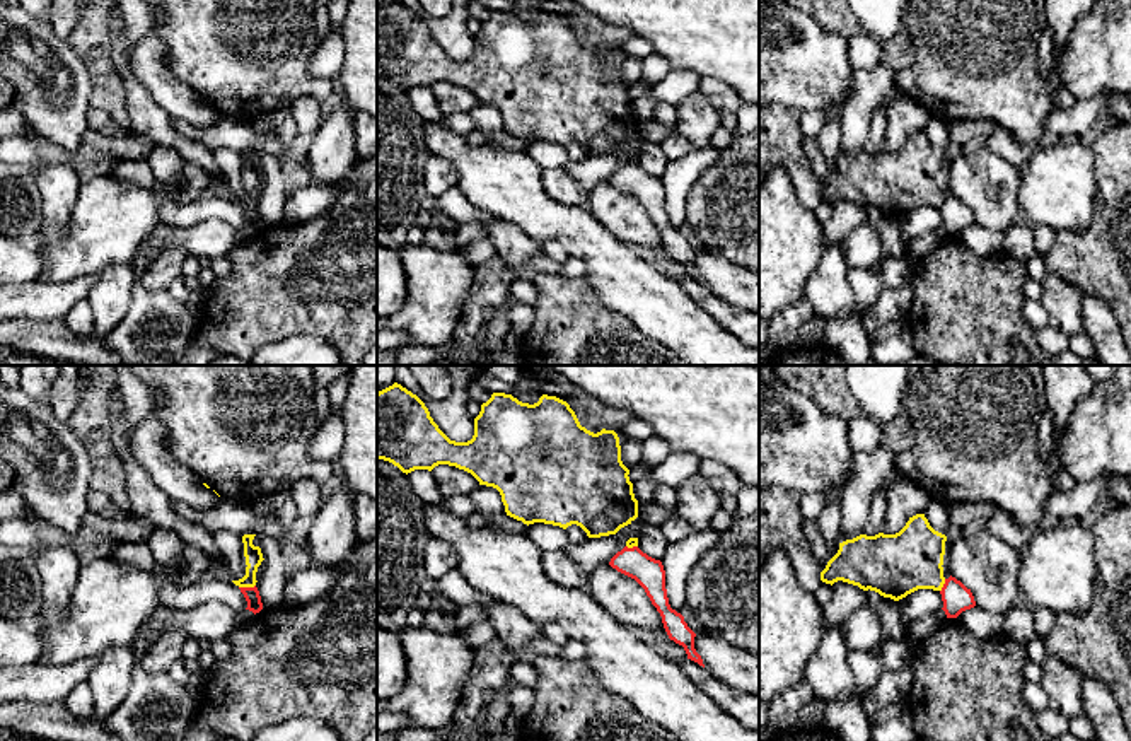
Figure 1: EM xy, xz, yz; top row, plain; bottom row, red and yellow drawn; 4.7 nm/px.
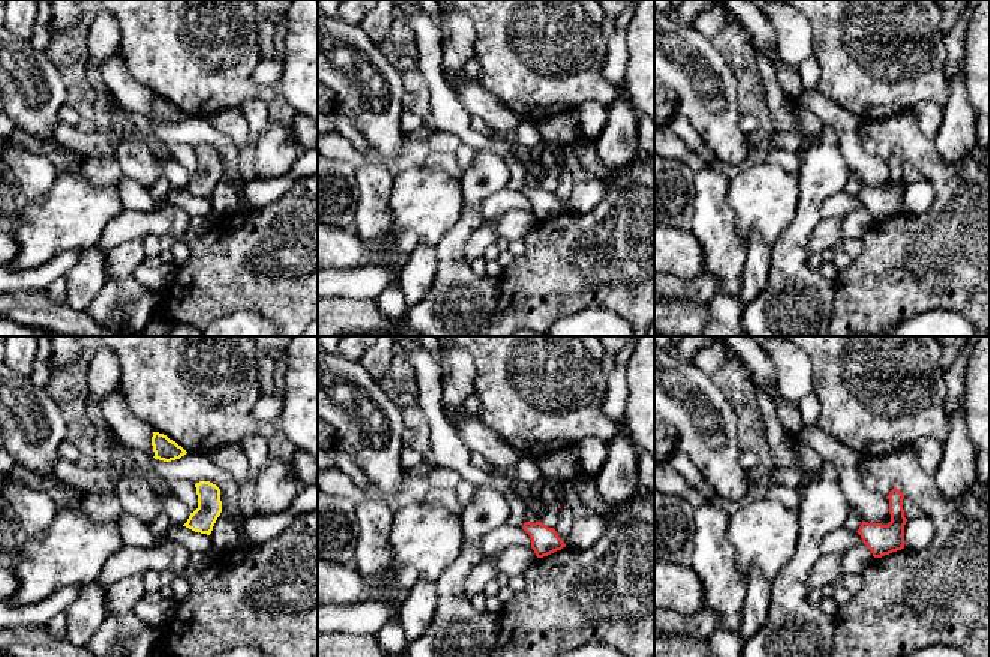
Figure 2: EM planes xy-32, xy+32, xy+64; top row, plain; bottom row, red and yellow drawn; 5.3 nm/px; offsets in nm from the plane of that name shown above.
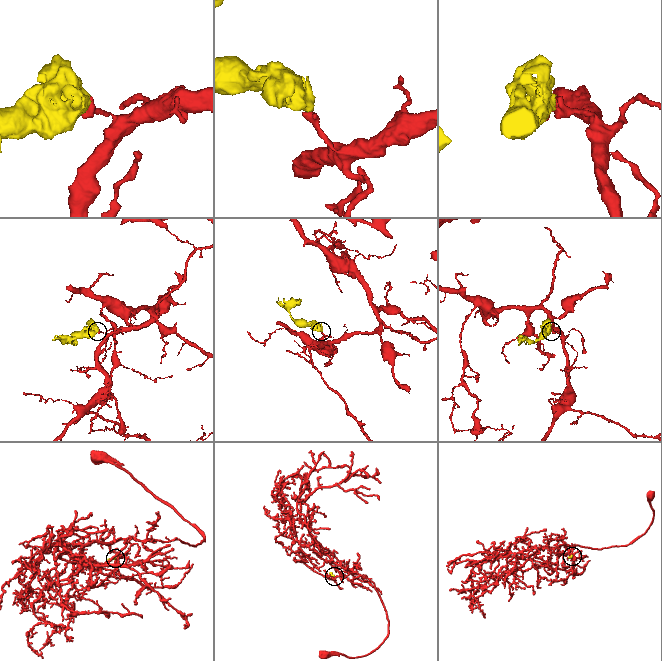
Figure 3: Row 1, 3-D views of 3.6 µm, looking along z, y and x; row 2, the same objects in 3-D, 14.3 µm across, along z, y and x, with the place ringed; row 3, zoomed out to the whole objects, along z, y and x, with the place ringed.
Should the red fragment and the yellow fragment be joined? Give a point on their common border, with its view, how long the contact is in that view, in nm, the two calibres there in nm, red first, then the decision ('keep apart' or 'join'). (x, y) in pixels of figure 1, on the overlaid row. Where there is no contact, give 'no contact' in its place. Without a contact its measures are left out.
xy (246, 588) | 80 nm | 70/80 nm | keep apart

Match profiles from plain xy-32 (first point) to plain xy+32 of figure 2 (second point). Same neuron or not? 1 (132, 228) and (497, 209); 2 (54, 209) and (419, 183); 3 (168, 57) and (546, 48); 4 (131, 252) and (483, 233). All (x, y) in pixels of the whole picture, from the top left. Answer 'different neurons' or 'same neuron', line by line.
1: different neurons
2: same neuron
3: same neuron
4: same neuron

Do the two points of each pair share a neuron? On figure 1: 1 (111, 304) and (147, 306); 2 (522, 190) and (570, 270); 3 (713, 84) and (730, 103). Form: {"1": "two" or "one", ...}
{"1": "two", "2": "two", "3": "one"}

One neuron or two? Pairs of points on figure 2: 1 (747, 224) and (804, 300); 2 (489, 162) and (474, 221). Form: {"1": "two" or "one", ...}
{"1": "two", "2": "one"}

